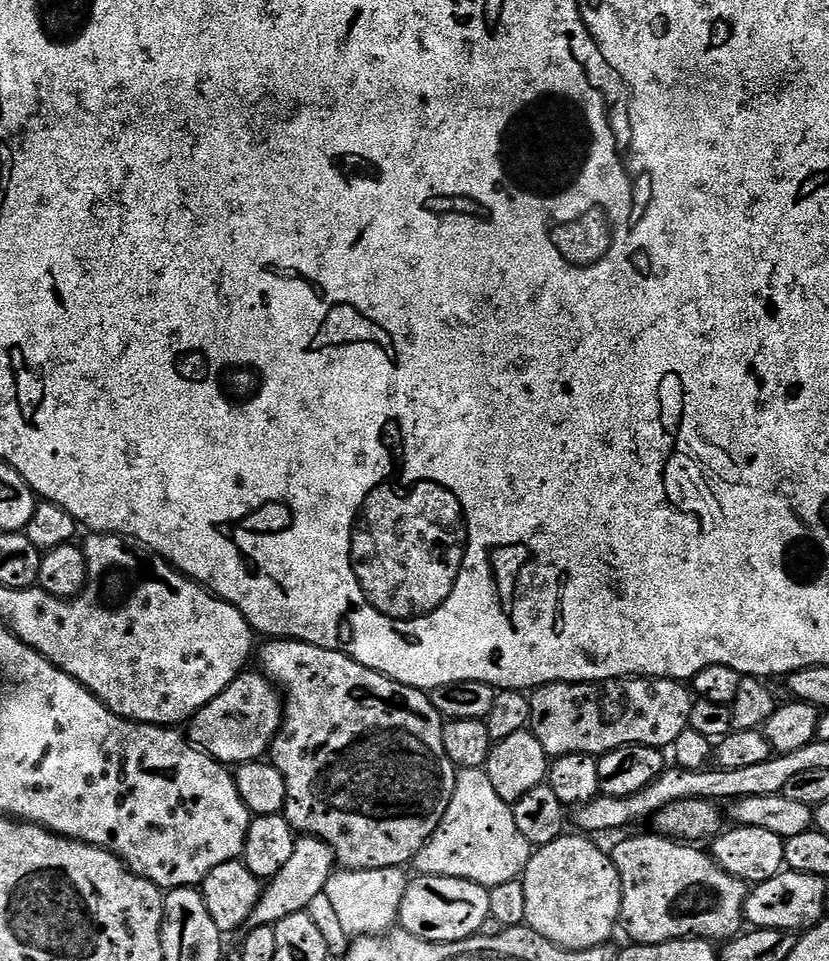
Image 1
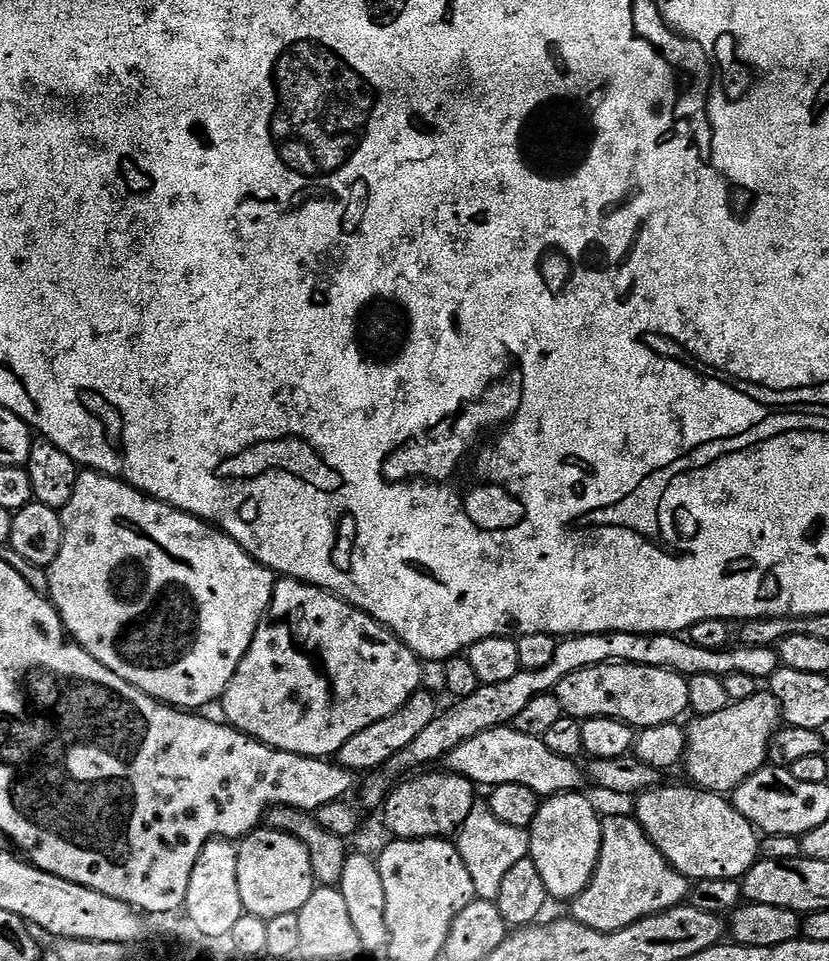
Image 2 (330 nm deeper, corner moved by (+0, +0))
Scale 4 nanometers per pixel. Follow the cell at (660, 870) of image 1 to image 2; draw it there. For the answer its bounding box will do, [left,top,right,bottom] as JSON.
[570,815,690,932]

